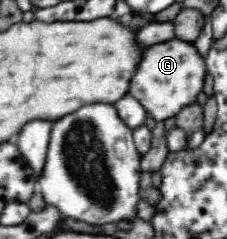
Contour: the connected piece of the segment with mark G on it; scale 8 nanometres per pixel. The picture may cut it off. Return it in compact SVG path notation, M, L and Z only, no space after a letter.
M180 39L172 40L152 45L150 49L144 51L142 61L138 63L138 69L130 81L130 95L134 95L144 106L147 115L156 122L168 117L174 117L186 105L194 103L198 95L203 91L205 78L207 77L207 68L205 67L205 58L199 54L194 44L186 43Z

